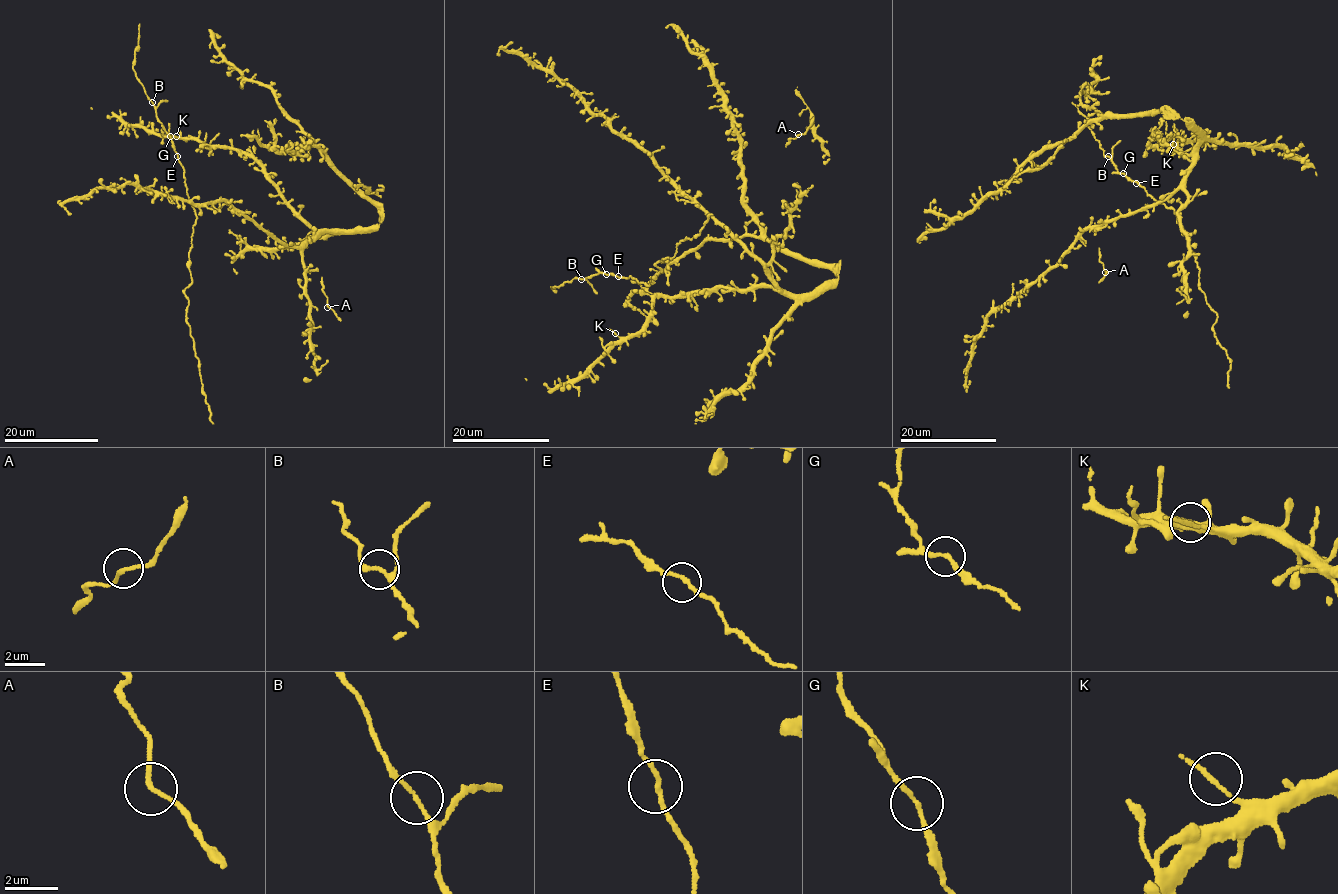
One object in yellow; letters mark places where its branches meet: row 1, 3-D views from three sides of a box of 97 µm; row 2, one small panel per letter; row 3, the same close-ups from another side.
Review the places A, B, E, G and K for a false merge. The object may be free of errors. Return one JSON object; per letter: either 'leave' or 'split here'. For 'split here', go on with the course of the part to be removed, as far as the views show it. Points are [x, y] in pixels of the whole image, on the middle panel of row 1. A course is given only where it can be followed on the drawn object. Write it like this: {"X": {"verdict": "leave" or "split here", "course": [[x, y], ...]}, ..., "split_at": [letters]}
{"A": {"verdict": "leave"}, "B": {"verdict": "leave"}, "E": {"verdict": "leave"}, "G": {"verdict": "leave"}, "K": {"verdict": "leave"}, "split_at": []}

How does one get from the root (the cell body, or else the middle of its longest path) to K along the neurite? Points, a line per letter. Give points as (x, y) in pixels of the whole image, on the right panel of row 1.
K: (1181, 152), (1153, 135), (1149, 145), (1154, 146), (1175, 135), (1178, 138), (1173, 144)

